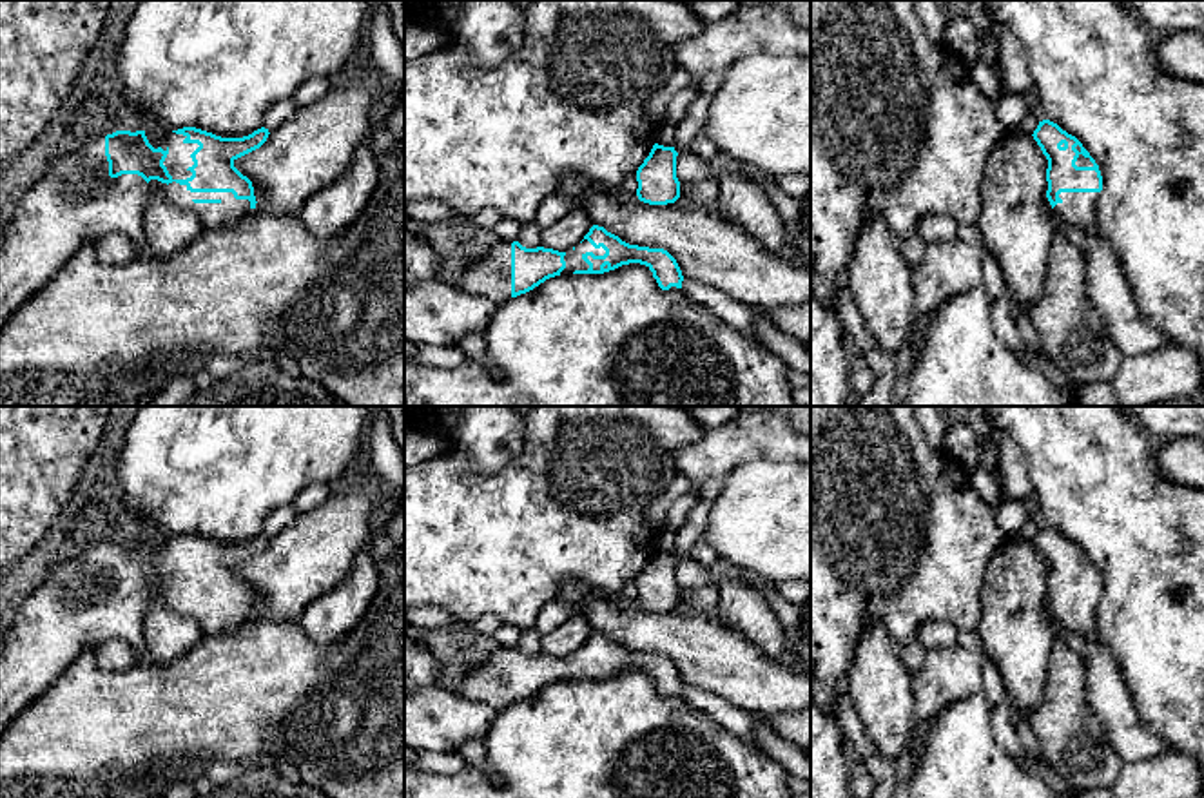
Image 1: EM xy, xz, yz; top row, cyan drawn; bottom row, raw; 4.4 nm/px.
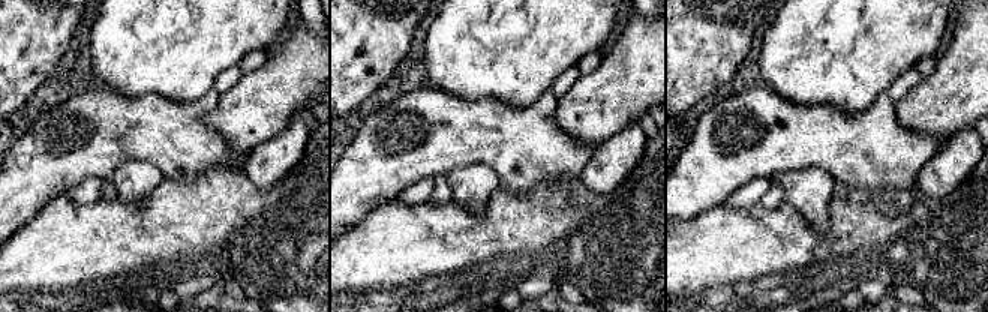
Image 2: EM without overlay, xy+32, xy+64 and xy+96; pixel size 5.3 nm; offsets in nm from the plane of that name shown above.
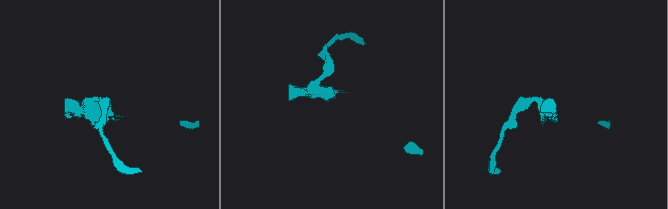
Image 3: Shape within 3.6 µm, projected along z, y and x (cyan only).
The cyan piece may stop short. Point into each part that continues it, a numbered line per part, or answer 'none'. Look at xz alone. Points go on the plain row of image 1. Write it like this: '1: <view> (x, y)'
1: xz (573, 666)

